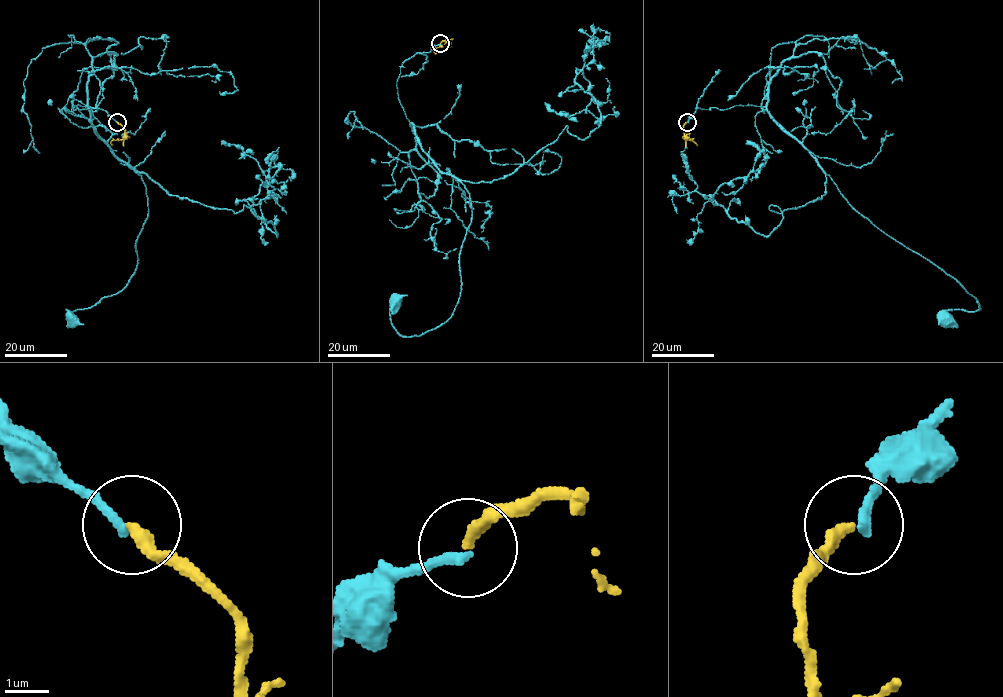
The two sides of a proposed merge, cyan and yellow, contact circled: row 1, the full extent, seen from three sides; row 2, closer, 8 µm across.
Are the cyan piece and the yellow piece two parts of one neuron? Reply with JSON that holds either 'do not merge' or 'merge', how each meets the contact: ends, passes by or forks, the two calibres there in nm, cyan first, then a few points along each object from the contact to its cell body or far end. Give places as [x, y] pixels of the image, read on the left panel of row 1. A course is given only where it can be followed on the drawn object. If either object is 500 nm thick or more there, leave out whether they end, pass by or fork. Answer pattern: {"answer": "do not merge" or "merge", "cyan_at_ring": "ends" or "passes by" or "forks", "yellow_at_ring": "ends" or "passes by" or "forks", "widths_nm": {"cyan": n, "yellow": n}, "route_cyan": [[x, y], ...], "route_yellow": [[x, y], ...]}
{"answer": "do not merge", "cyan_at_ring": "ends", "yellow_at_ring": "ends", "widths_nm": {"cyan": 220, "yellow": 280}, "route_cyan": [[117, 122], [74, 105], [87, 108], [98, 136], [145, 187], [137, 266], [116, 294], [65, 309], [72, 319]], "route_yellow": [[117, 122], [124, 128], [124, 137], [112, 140], [112, 145]]}

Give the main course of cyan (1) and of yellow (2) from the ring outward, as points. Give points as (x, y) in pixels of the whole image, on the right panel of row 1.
1: (688, 122), (696, 108), (766, 108), (856, 211), (979, 303), (971, 311), (951, 309), (945, 319)
2: (687, 122), (684, 137), (697, 145)

